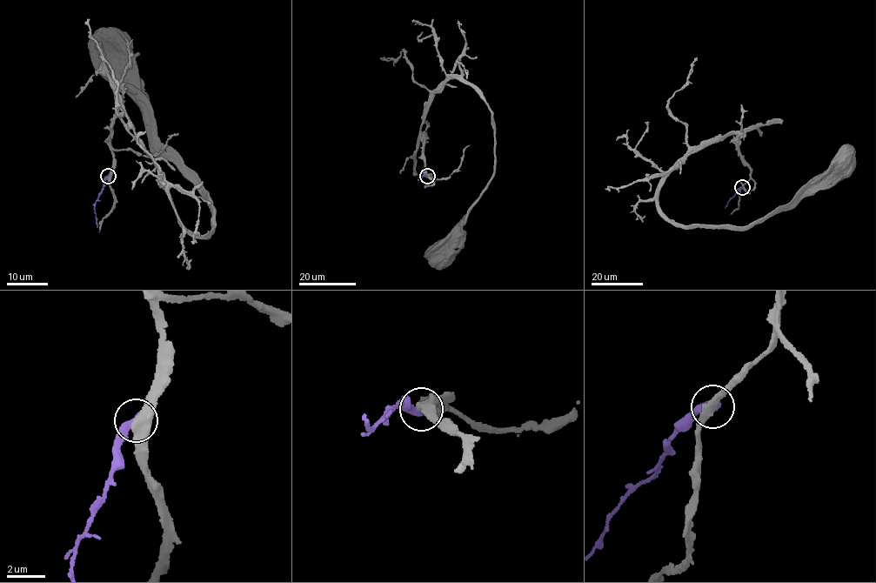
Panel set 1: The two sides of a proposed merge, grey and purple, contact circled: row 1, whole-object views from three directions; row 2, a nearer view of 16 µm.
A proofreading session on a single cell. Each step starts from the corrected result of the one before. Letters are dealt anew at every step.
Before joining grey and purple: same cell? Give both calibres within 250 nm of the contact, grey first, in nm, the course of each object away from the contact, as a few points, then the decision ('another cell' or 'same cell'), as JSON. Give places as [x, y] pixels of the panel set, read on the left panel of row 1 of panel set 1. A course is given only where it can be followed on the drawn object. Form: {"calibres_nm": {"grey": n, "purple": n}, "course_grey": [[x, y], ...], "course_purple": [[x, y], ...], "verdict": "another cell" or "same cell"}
{"calibres_nm": {"grey": 500, "purple": 420}, "course_grey": [[108, 176], [116, 94], [170, 193], [179, 223], [203, 236], [214, 231], [202, 182], [161, 144], [107, 56]], "course_purple": [[108, 176], [95, 204], [96, 227]], "verdict": "another cell"}

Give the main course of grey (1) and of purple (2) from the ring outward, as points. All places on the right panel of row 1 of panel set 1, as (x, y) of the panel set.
1: (742, 187), (751, 168), (728, 134), (688, 149), (658, 208), (685, 227), (745, 226), (822, 188), (843, 161)
2: (742, 187), (725, 208)

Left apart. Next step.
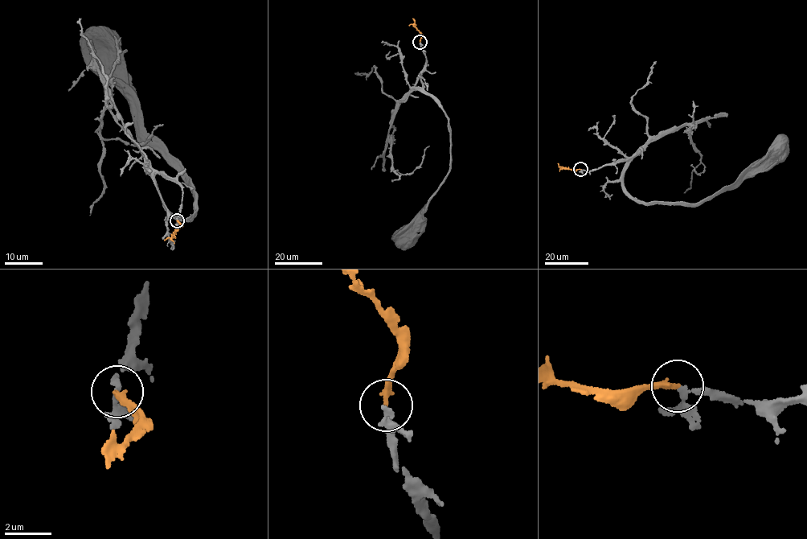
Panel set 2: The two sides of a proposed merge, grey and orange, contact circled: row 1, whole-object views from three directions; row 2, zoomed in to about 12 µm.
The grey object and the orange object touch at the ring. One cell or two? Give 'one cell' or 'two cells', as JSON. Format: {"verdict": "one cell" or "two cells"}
{"verdict": "one cell"}

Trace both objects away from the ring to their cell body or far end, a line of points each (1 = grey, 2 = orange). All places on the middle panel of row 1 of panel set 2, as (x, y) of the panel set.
1: (419, 42), (426, 69), (413, 88), (428, 94), (448, 118), (451, 167), (422, 210), (420, 226), (403, 236)
2: (419, 42), (421, 33), (414, 25), (413, 18)

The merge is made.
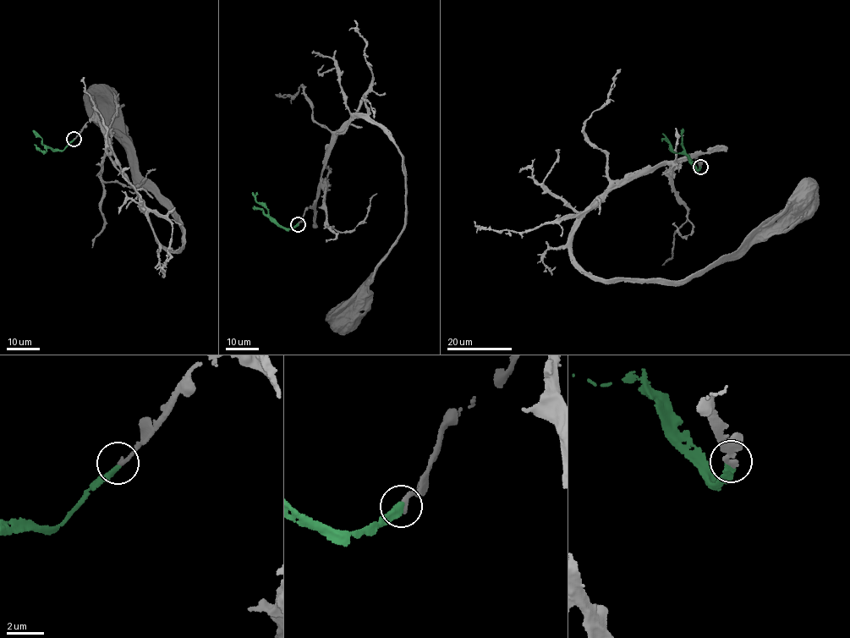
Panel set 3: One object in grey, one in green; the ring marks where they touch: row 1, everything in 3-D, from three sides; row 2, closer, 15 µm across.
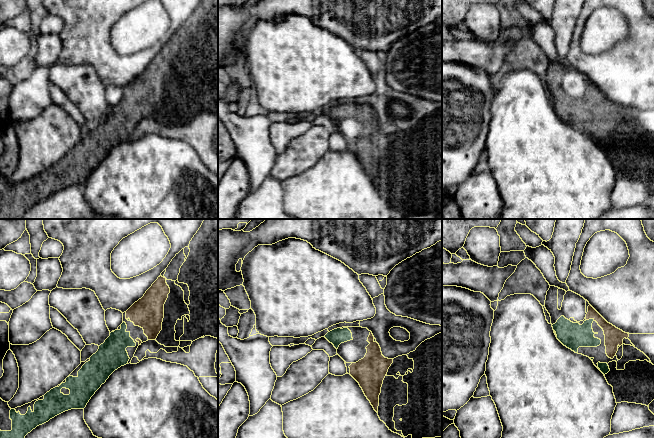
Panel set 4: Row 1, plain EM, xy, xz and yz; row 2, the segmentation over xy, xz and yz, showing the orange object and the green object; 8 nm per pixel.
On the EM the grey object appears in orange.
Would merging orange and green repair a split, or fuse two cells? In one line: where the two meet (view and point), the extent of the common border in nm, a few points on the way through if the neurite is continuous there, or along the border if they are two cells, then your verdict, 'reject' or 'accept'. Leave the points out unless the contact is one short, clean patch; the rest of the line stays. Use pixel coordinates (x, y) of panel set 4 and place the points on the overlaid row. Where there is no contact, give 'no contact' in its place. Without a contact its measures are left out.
yz (590, 318) | 70 nm | across yz (613, 336), (597, 318), (590, 318), (576, 335), (572, 335) | accept

